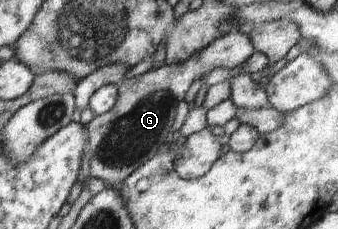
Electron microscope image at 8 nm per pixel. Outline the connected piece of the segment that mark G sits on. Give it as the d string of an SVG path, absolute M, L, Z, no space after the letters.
M240 32L229 33L219 37L204 47L200 53L182 61L182 63L166 64L159 68L151 68L146 73L136 77L123 79L117 86L118 97L114 107L102 115L95 115L86 125L88 131L88 145L86 145L87 156L90 159L90 176L102 181L109 187L114 187L116 183L124 181L140 165L150 161L166 142L166 138L171 133L172 124L178 103L184 101L186 91L192 83L206 74L220 68L231 69L239 67L255 52L250 41L249 34Z

